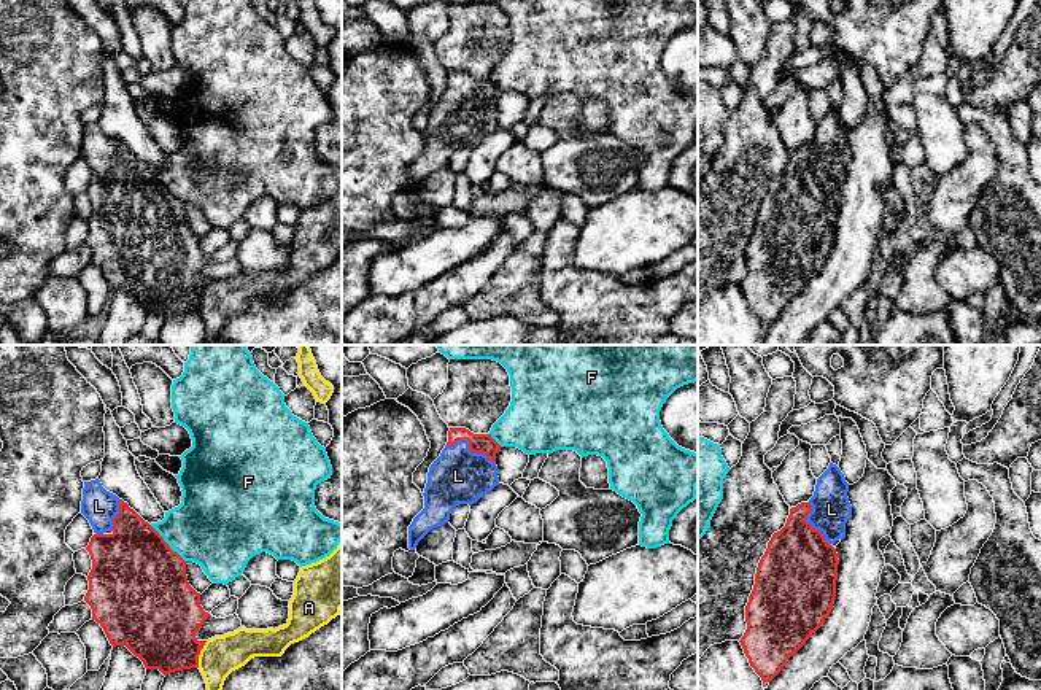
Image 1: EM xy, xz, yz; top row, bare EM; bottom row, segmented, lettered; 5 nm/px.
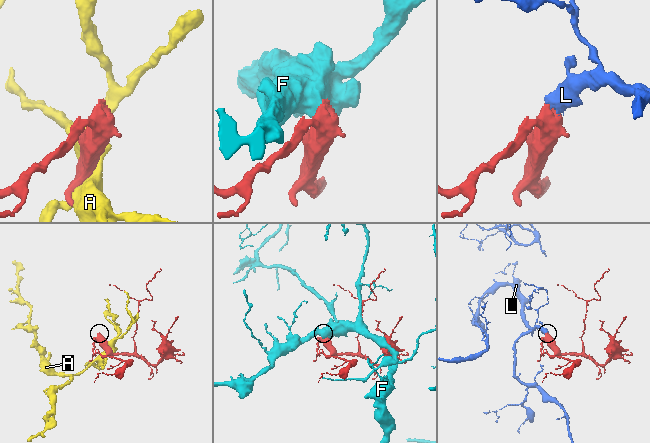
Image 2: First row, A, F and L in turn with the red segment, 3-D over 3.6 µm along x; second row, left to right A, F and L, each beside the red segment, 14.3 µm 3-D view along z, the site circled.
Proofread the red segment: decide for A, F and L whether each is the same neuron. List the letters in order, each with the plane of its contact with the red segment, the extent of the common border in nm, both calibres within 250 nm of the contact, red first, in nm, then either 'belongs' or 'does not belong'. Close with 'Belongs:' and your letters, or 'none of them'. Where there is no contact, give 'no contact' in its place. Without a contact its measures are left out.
A: meets red in xy; contact 140 nm long; 380 nm thick on the red side, 200 nm on the other; does not belong
F: meets red in xy; contact 260 nm long; 480 nm thick on the red side, 400 nm on the other; does not belong
L: meets red in xz; contact 260 nm long; 100 nm thick on the red side, 280 nm on the other; belongs
Belongs: L

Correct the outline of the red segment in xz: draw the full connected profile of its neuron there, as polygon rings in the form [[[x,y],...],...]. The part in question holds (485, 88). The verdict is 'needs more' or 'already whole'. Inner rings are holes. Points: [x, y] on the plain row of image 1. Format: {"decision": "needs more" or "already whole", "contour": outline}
{"decision": "needs more", "contour": [[[450,72],[448,86],[428,116],[424,153],[408,170],[410,194],[415,194],[431,173],[448,167],[456,149],[472,149],[499,129],[496,110],[499,92],[491,78]]]}

